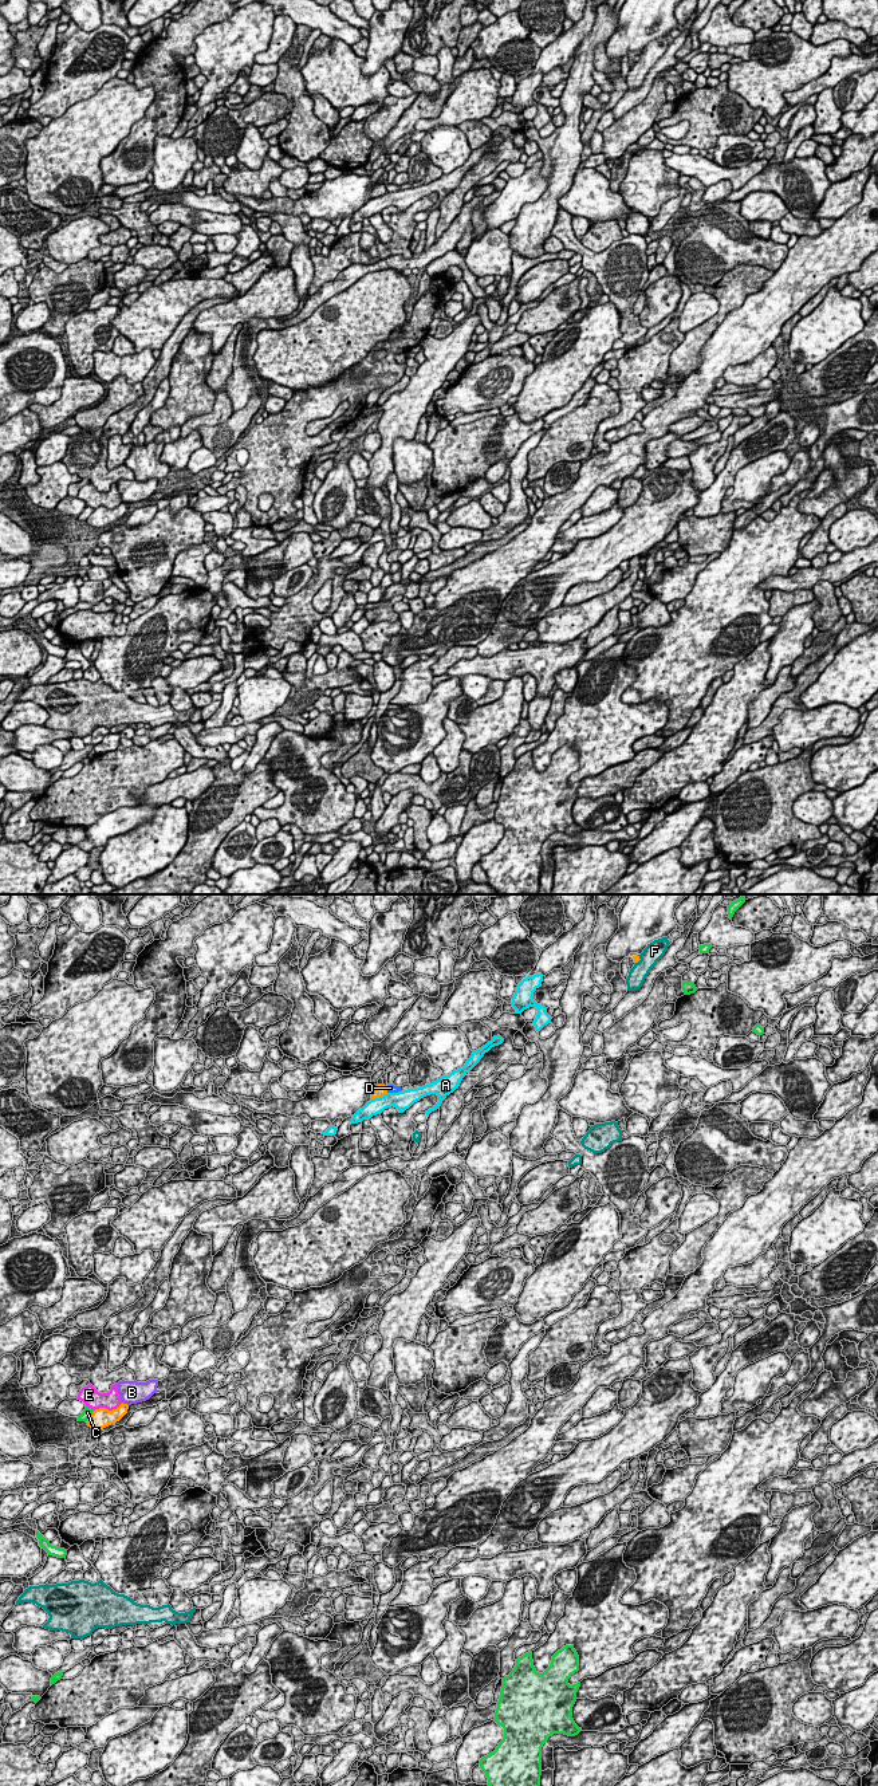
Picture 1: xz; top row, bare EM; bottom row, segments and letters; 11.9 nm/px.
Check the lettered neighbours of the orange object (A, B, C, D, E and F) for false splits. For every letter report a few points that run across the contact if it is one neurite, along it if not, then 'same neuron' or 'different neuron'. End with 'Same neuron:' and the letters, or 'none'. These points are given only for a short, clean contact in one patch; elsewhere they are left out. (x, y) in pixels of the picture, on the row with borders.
A: different neuron
B: different neuron
C: different neuron
D: line xz (385, 1086), (388, 1092); different neuron
E: different neuron
F: different neuron
Same neuron: none

